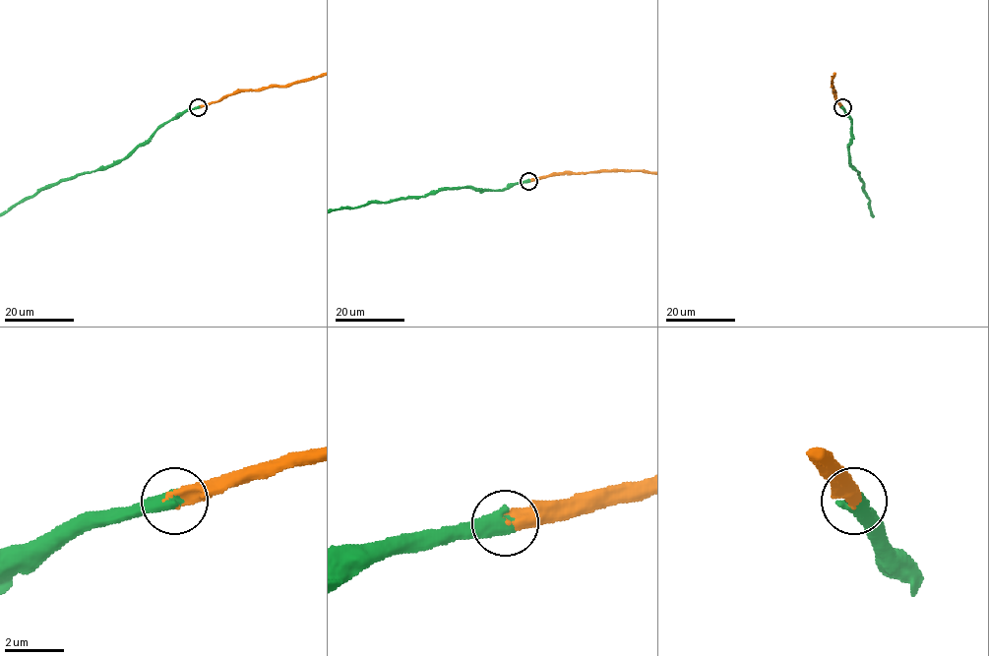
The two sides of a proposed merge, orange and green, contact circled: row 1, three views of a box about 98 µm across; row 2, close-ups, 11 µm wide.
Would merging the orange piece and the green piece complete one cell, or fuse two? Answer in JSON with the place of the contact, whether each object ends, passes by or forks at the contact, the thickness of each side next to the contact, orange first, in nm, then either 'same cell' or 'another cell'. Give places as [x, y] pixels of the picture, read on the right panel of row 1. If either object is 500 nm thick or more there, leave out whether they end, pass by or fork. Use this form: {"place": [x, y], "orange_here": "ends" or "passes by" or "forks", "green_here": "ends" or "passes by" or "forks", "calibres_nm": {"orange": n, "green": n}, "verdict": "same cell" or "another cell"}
{"place": [842, 107], "calibres_nm": {"orange": 400, "green": 600}, "verdict": "same cell"}

